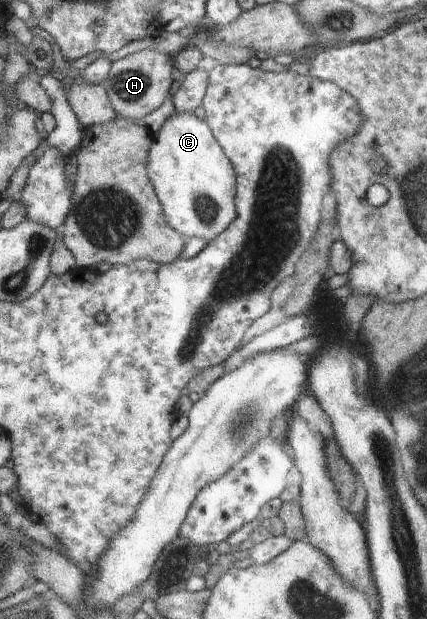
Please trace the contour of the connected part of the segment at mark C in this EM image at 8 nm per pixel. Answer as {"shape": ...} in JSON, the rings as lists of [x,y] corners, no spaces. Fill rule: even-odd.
{"shape":[[[189,111],[173,113],[153,134],[153,142],[148,150],[146,171],[160,200],[167,222],[173,230],[179,231],[186,239],[203,237],[209,241],[219,236],[235,218],[236,174],[224,150],[214,139],[207,121]]]}

